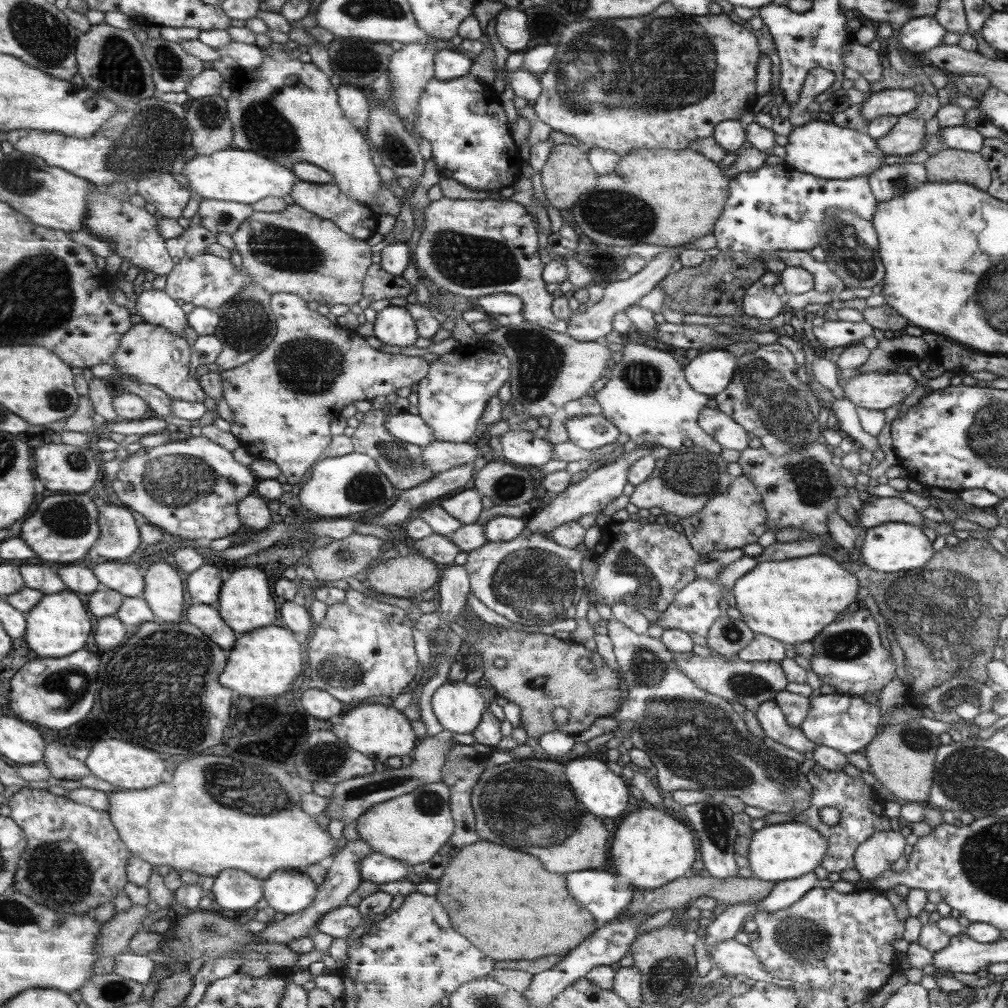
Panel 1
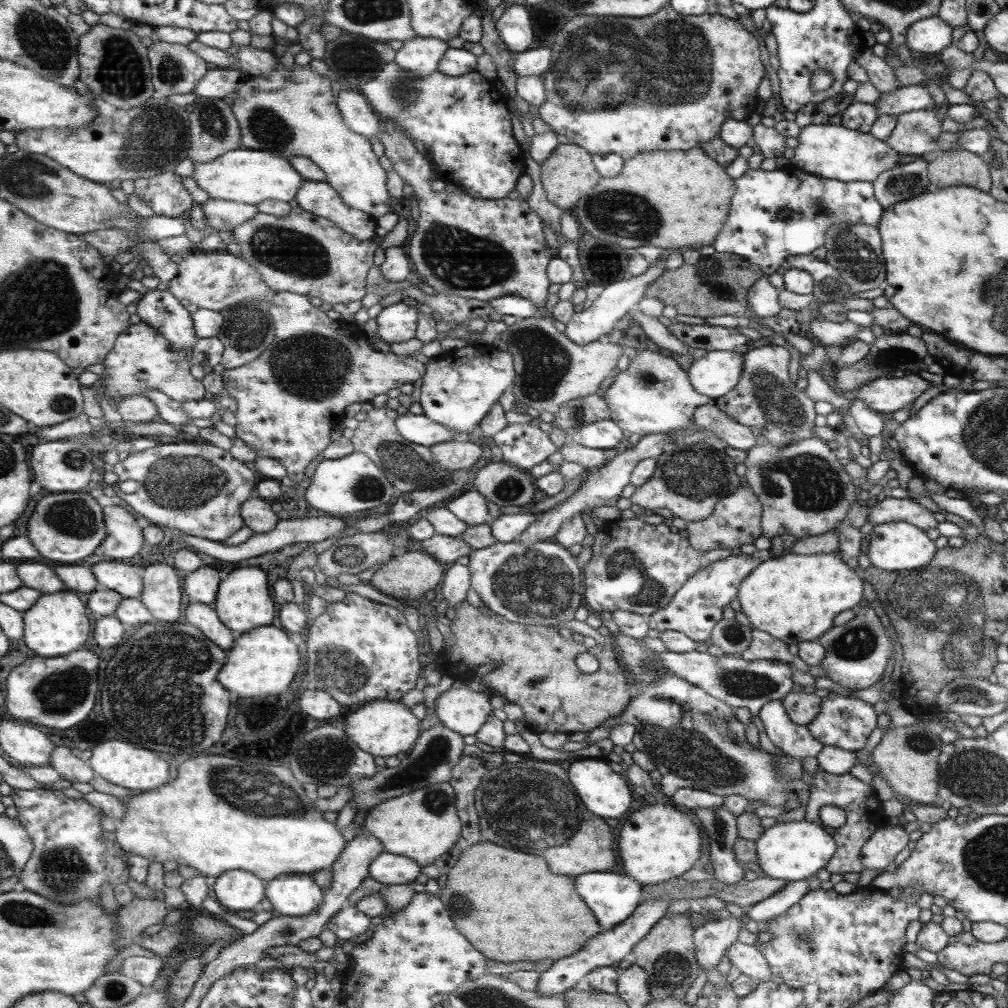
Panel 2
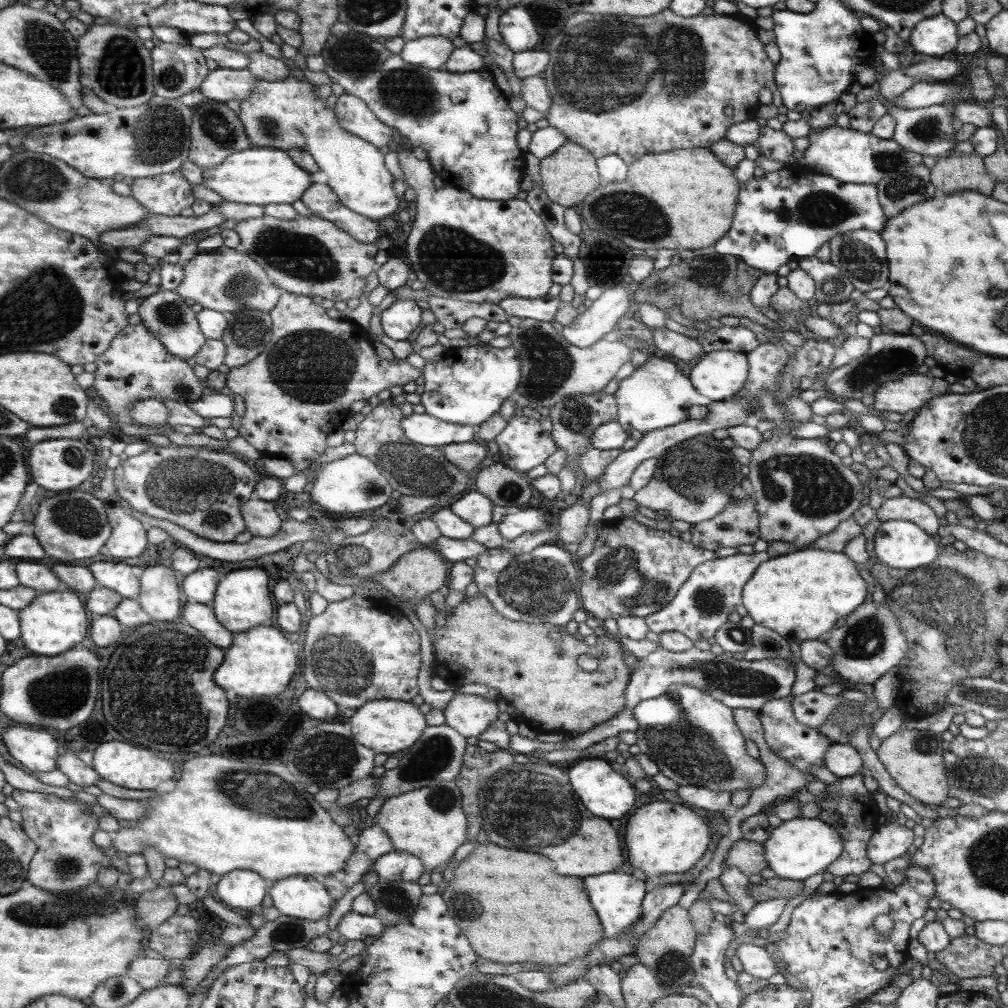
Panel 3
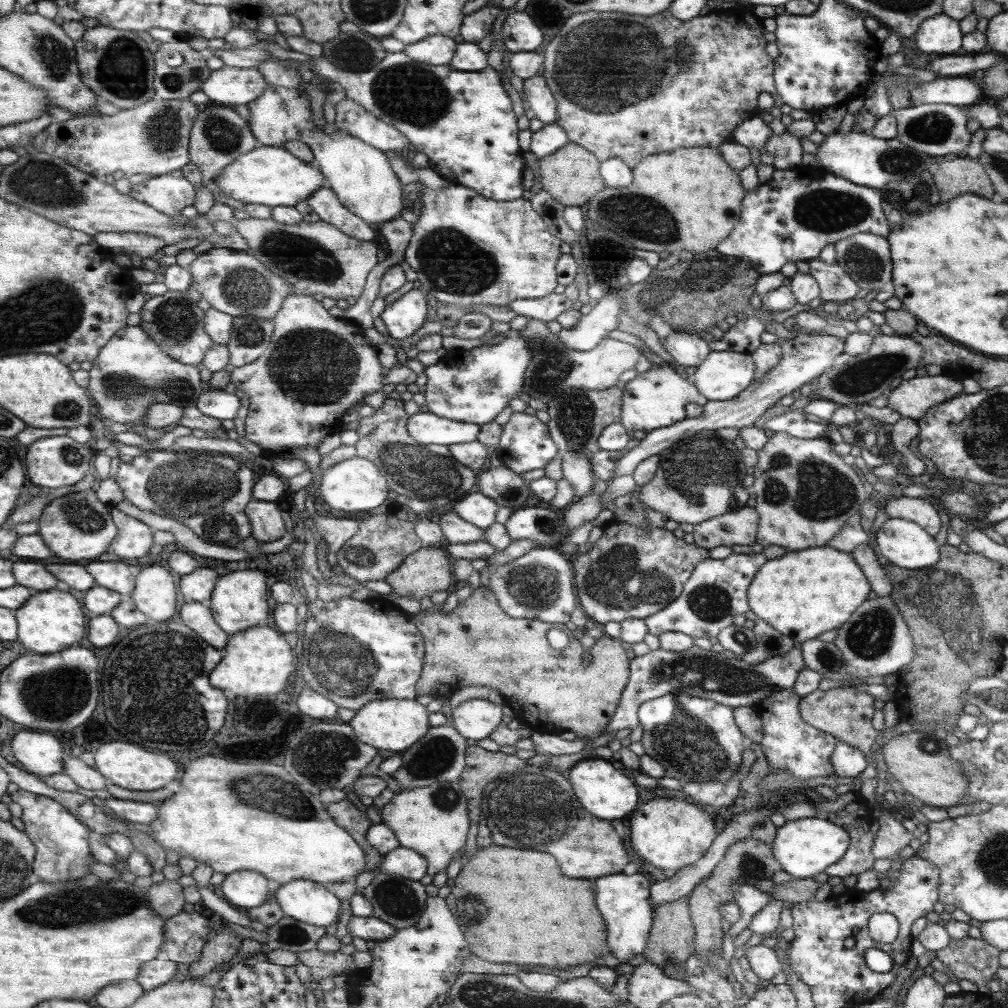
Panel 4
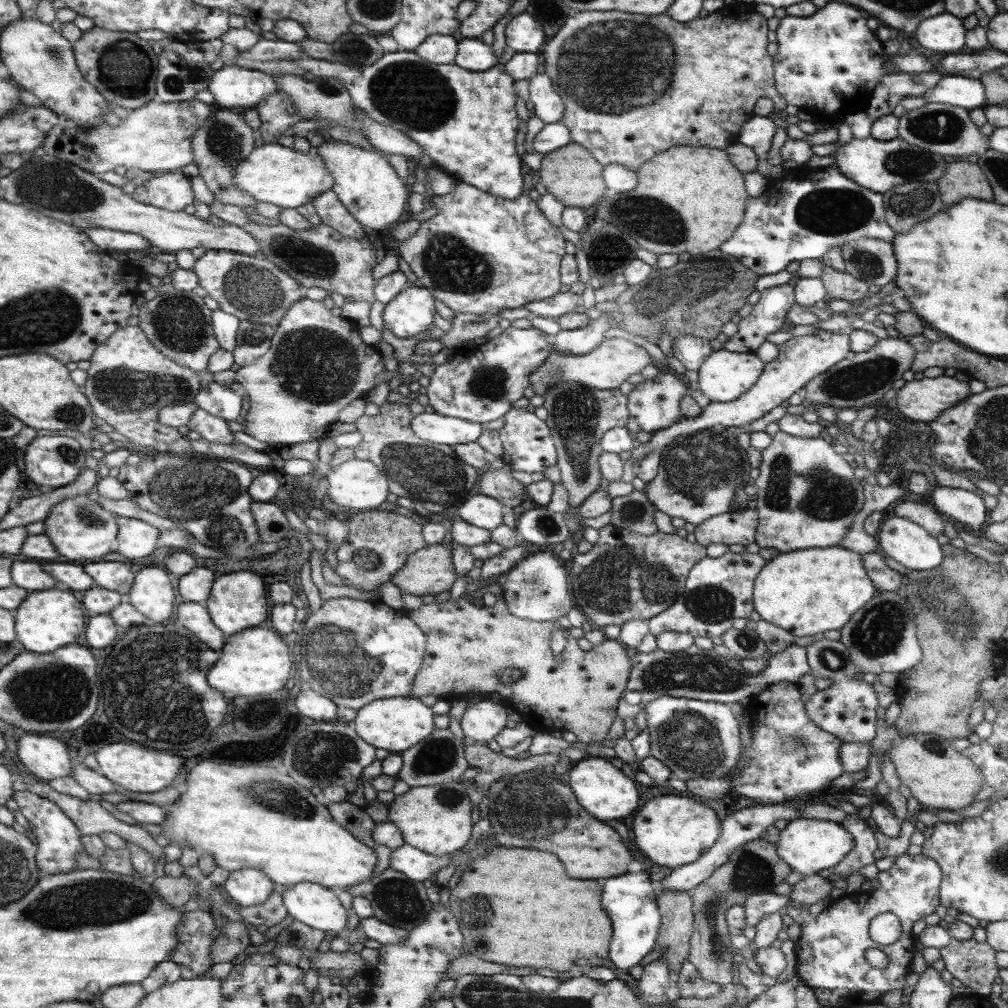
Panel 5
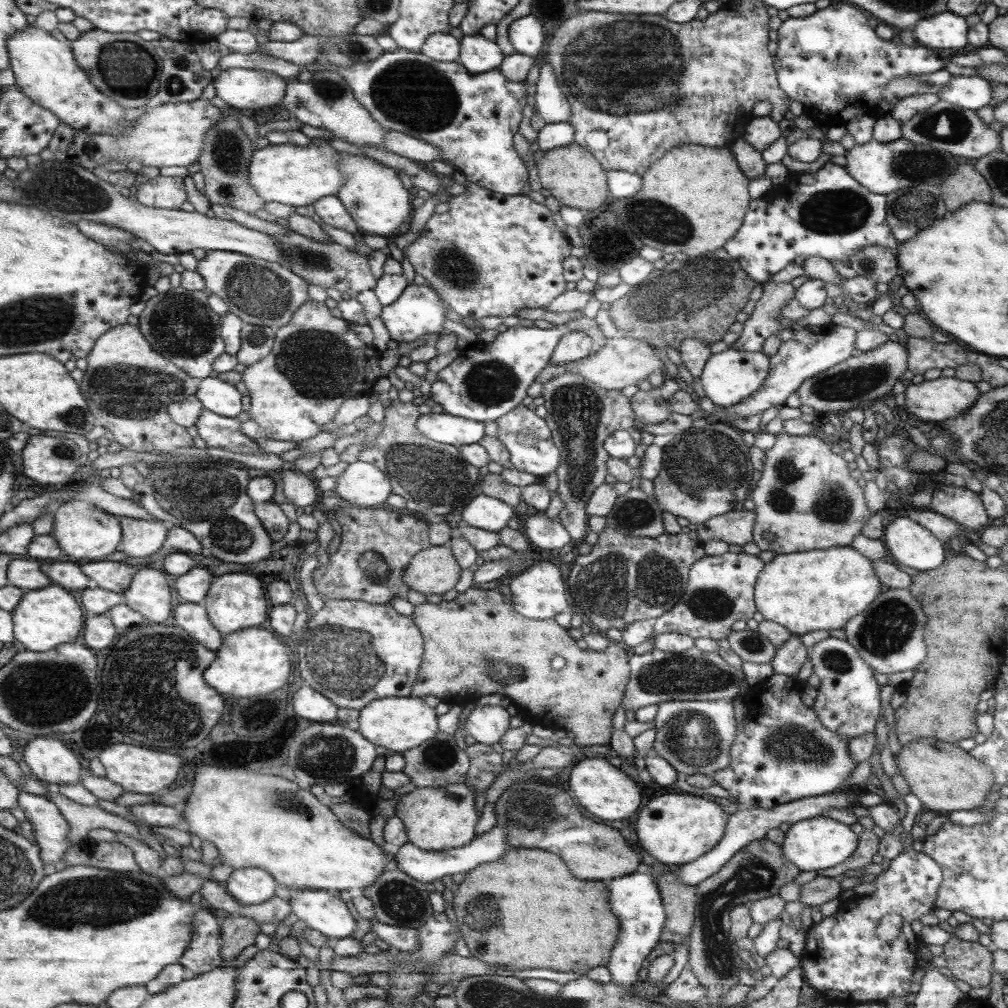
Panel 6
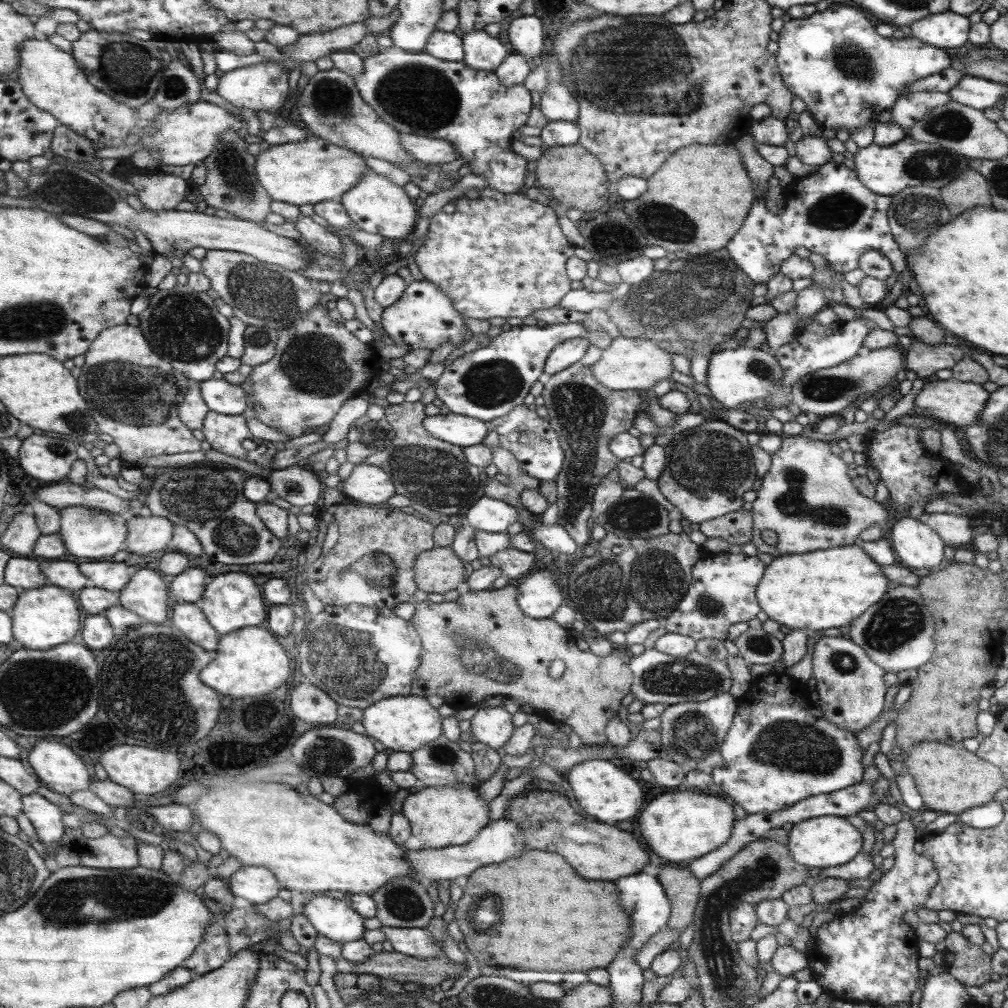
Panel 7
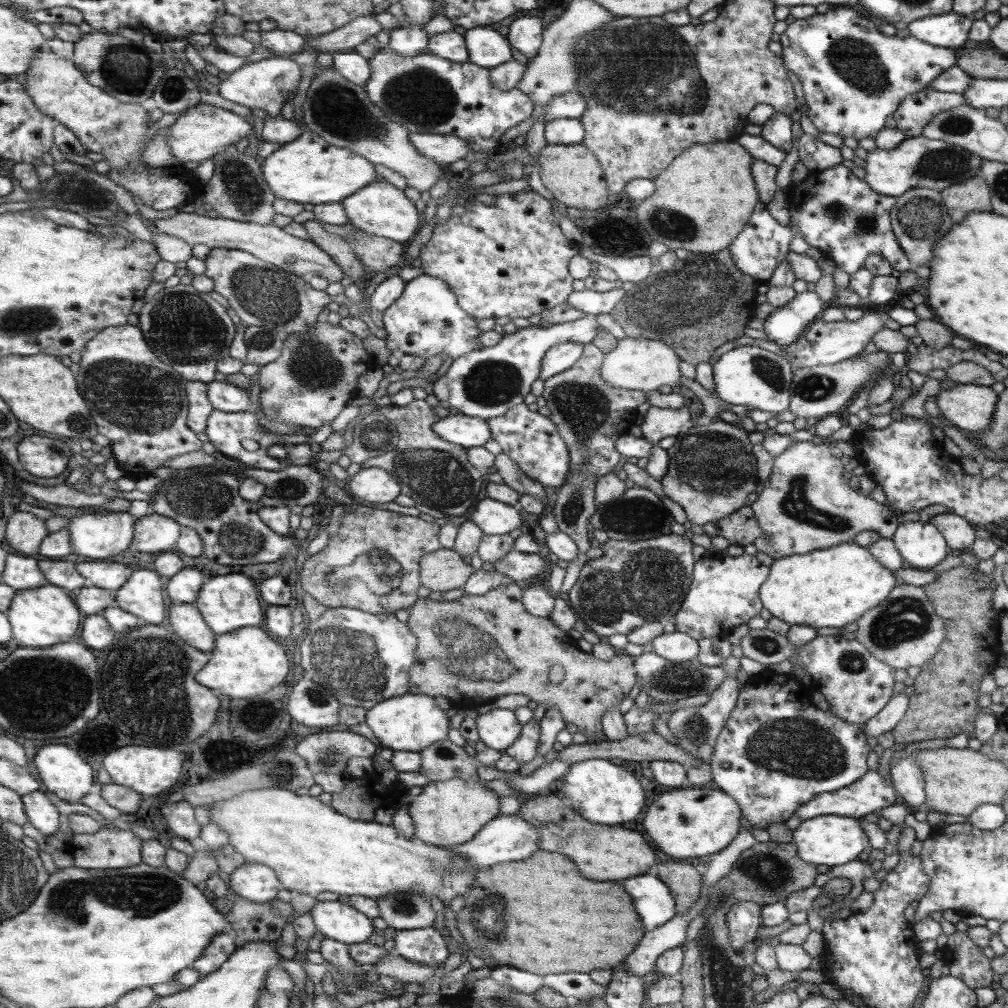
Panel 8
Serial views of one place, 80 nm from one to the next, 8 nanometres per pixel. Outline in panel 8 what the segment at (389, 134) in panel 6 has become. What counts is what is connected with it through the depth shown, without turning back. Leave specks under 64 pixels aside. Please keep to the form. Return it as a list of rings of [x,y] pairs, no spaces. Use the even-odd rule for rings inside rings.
[[[409,133],[407,140],[421,156],[445,166],[463,158],[470,151],[465,140],[449,134]]]

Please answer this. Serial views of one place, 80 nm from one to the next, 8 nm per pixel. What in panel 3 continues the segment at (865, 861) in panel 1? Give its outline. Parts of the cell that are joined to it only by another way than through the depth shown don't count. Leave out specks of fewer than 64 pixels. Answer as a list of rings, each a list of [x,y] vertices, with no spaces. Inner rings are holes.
[[[888,817],[866,844],[866,857],[871,860],[871,864],[885,864],[892,858],[902,856],[913,837],[911,829],[899,825],[893,817]]]

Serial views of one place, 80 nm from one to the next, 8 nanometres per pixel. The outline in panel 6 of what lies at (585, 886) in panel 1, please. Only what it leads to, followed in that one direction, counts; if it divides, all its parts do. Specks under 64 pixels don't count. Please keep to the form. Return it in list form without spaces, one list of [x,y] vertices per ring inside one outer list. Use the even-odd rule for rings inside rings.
[[[633,872],[629,876],[609,880],[609,884],[611,908],[615,908],[615,912],[619,912],[619,920],[623,920],[623,936],[619,936],[619,944],[615,942],[615,950],[611,952],[611,964],[605,967],[611,974],[611,981],[632,995],[631,986],[638,980],[639,968],[646,965],[647,955],[662,936],[662,928],[666,924],[665,909],[658,887],[653,883],[650,874]]]

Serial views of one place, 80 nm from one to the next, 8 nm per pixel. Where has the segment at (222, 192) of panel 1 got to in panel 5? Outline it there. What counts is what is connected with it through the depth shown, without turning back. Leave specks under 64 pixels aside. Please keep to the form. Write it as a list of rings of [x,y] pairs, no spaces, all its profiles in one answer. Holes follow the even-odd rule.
[[[264,143],[260,147],[255,147],[255,150],[238,164],[235,185],[258,202],[294,209],[307,202],[312,203],[327,190],[333,190],[335,177],[327,170],[325,161],[315,147],[305,154],[281,144]]]

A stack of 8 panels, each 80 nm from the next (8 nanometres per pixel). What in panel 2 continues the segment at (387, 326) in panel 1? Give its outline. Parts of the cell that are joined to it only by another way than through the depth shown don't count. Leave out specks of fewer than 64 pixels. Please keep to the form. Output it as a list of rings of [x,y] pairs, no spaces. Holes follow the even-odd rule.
[[[401,301],[383,307],[376,321],[380,338],[386,343],[405,342],[417,334],[417,311]]]

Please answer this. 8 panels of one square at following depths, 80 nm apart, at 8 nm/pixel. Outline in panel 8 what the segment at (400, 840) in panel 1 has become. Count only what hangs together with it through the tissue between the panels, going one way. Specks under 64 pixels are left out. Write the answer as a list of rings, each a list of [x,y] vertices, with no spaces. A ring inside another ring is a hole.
[[[453,778],[451,780],[429,782],[421,787],[421,792],[410,798],[406,806],[407,814],[414,826],[413,838],[425,844],[454,847],[474,839],[482,827],[498,814],[498,796],[483,784]]]

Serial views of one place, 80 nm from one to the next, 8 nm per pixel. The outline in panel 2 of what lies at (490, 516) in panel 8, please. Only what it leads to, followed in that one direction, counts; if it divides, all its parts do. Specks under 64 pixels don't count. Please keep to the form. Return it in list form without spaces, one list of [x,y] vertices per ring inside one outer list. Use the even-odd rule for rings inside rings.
[[[468,487],[451,497],[445,504],[445,508],[453,513],[453,516],[467,526],[477,526],[488,522],[485,500],[475,489]]]

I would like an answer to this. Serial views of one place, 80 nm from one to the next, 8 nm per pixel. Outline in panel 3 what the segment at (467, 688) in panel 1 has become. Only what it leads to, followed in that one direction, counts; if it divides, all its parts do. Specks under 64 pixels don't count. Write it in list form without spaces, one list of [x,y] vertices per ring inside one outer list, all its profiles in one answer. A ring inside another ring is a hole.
[[[461,692],[455,693],[440,711],[444,716],[444,723],[449,728],[463,735],[463,738],[477,738],[495,722],[495,703],[478,695]]]

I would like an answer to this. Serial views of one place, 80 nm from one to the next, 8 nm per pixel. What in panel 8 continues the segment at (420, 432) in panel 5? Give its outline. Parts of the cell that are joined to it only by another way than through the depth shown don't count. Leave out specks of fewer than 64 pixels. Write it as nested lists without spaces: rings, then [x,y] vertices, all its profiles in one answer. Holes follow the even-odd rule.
[[[461,413],[439,417],[439,420],[435,420],[431,427],[443,439],[465,449],[483,446],[490,438],[490,430],[486,421]]]

